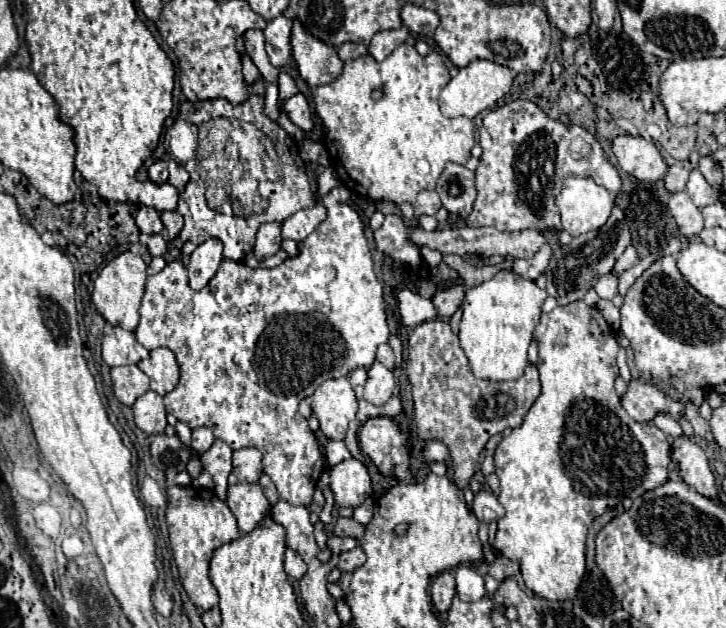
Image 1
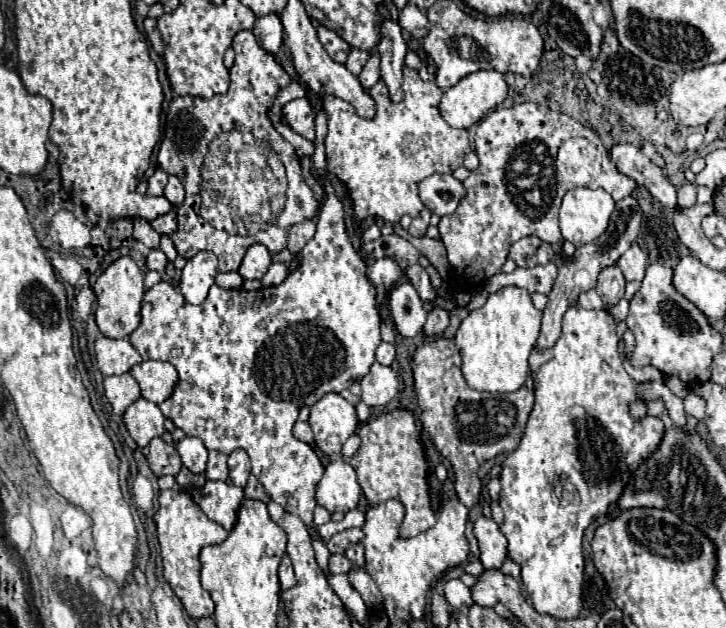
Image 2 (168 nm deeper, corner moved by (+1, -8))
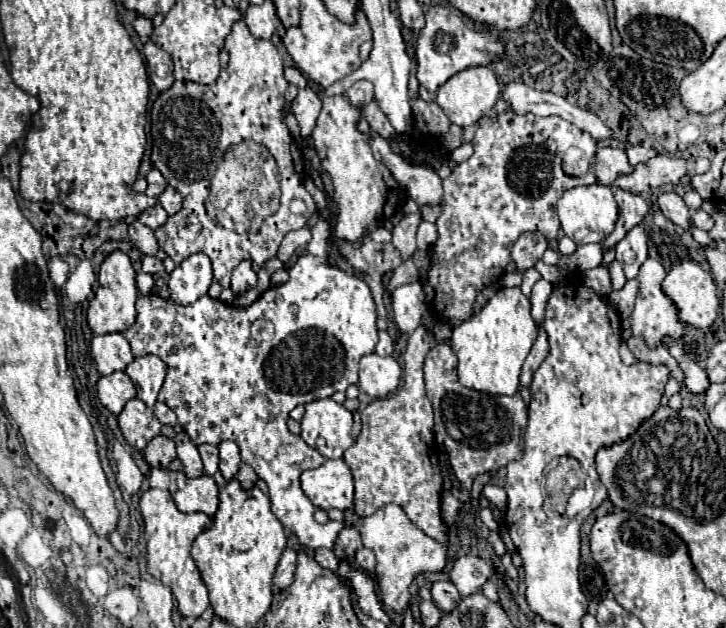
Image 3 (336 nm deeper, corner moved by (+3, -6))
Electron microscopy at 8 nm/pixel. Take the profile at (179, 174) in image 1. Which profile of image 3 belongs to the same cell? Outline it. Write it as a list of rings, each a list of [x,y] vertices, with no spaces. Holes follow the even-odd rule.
[[[167,186],[165,192],[159,196],[159,204],[167,210],[169,216],[173,216],[181,208],[181,194],[173,186]]]

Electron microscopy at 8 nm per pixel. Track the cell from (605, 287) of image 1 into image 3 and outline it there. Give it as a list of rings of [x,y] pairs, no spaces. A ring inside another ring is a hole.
[[[611,248],[611,250],[607,250],[607,252],[603,254],[603,262],[601,262],[599,266],[595,266],[595,268],[591,268],[591,270],[585,270],[585,272],[581,274],[583,284],[585,284],[587,288],[593,288],[593,290],[599,292],[599,294],[611,294],[609,266],[611,266],[613,260],[615,260],[615,250]]]

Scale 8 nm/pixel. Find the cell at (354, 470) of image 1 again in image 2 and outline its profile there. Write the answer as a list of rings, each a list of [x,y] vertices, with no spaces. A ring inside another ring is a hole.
[[[343,458],[329,462],[323,478],[317,482],[315,502],[329,512],[349,512],[357,508],[359,498],[361,488],[351,464]]]

